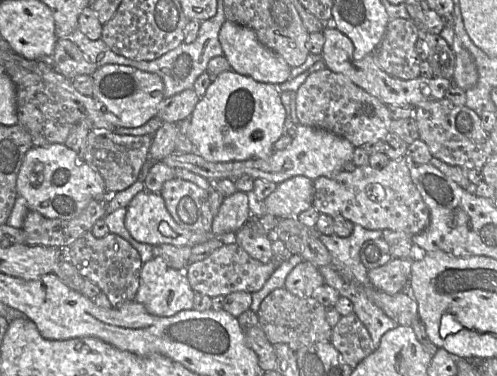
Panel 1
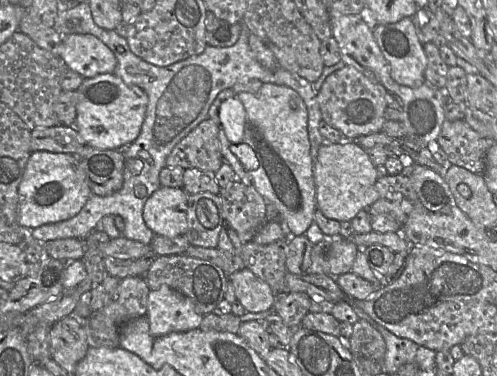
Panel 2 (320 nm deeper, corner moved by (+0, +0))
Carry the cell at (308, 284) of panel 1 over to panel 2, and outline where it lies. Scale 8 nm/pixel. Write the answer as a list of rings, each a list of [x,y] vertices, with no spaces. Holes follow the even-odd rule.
[[[303,292],[276,294],[274,312],[279,314],[291,329],[301,326],[302,319],[310,312],[311,298]]]

